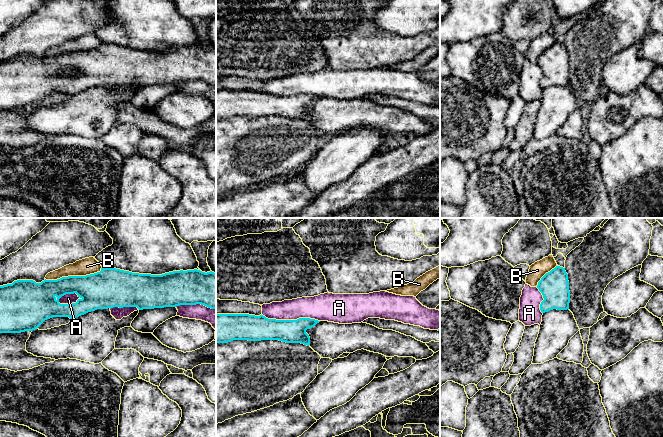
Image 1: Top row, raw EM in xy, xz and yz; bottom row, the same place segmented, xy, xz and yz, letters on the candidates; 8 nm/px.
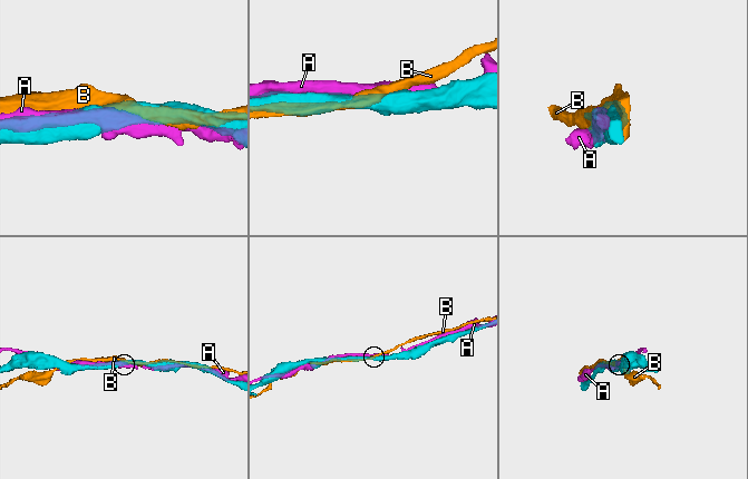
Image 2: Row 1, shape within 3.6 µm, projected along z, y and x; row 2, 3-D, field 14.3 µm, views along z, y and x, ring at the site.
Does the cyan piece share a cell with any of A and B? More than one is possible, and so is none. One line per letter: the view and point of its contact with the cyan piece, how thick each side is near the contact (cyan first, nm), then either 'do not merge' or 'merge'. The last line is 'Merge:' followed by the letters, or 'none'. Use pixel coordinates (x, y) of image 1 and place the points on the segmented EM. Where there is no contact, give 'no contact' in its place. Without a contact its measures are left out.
A: contact xz (291, 320); calibres 190 and 190 nm; do not merge
B: contact xy (74, 276); calibres 300 and 140 nm; do not merge
Merge: none

